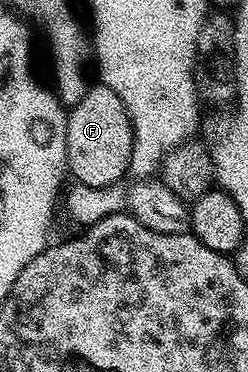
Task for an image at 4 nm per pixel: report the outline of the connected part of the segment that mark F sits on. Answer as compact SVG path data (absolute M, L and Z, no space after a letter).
M102 83L92 84L81 95L77 104L70 106L67 113L67 172L80 181L87 191L107 191L124 176L128 176L131 168L131 152L133 151L133 126L125 111L125 103L109 91Z

